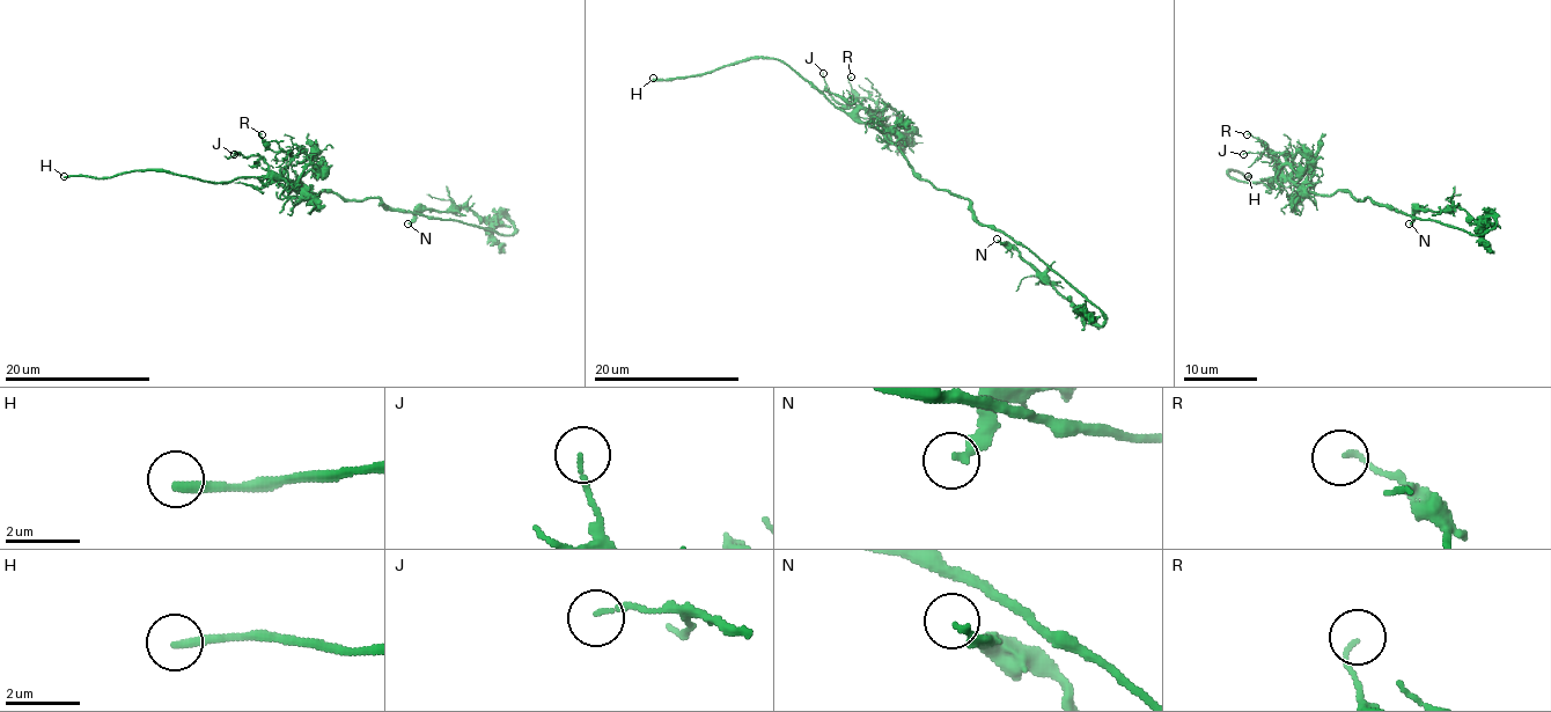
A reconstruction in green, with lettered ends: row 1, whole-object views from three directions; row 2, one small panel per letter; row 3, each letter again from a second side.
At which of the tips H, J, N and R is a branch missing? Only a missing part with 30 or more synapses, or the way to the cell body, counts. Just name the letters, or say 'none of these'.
H

